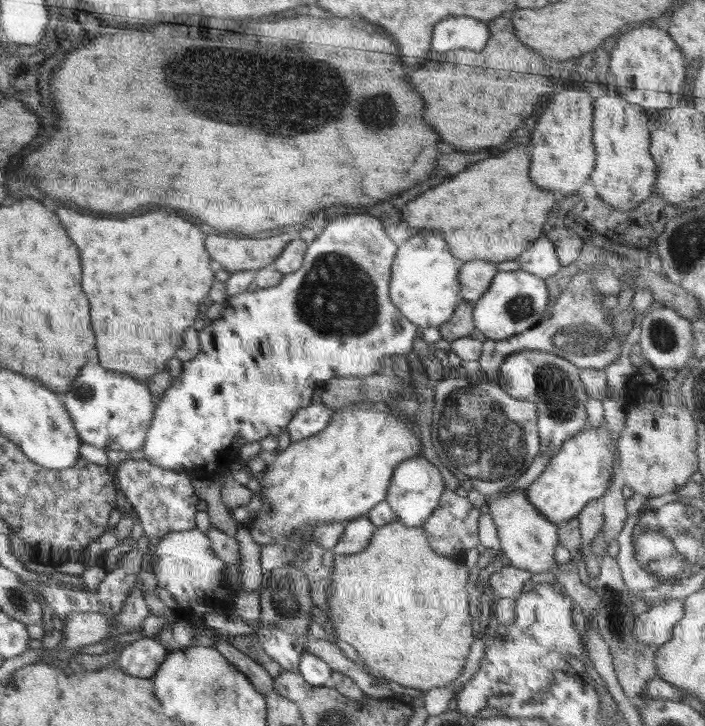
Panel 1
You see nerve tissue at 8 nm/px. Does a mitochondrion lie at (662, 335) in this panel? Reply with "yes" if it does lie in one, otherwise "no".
yes

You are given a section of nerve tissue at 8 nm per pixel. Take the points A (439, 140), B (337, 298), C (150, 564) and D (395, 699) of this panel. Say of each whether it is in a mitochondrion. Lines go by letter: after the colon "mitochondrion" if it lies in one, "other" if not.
A: other
B: mitochondrion
C: other
D: other

